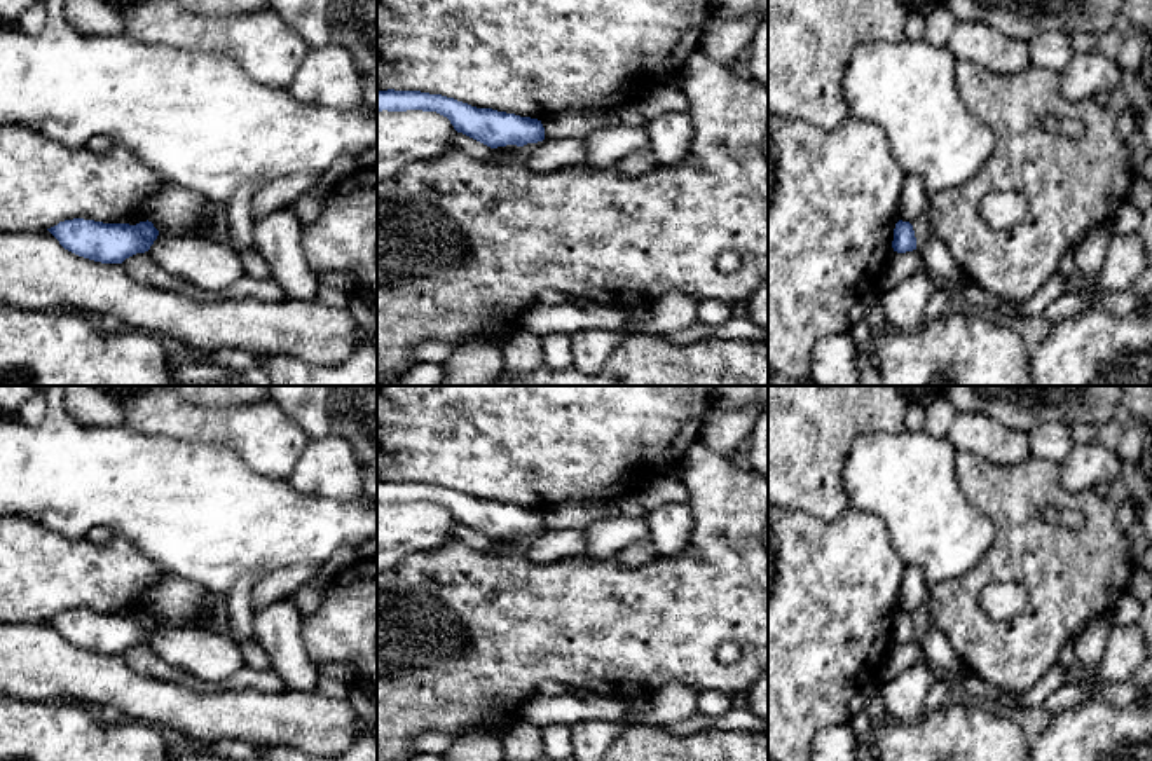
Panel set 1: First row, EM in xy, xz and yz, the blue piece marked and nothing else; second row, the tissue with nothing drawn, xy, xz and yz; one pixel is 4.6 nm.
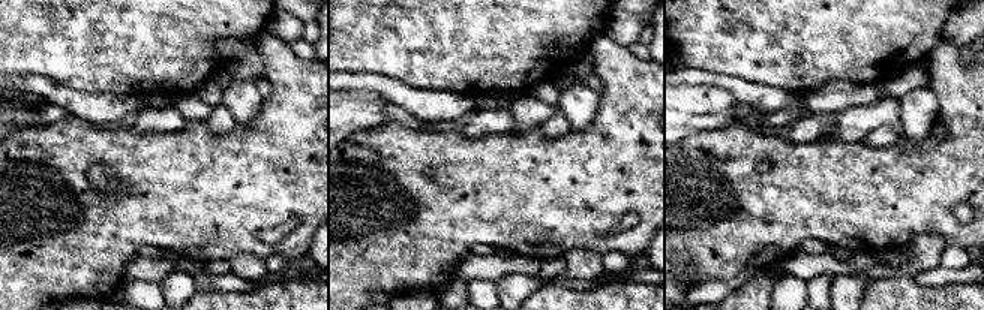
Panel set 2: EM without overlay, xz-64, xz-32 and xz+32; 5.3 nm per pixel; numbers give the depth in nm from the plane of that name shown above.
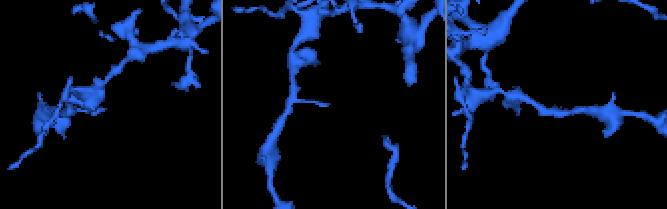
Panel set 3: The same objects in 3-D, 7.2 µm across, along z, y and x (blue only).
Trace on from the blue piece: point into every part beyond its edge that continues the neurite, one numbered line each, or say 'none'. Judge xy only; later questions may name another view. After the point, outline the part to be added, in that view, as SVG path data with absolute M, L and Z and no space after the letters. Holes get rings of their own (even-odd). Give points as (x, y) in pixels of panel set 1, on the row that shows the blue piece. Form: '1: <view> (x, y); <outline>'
none

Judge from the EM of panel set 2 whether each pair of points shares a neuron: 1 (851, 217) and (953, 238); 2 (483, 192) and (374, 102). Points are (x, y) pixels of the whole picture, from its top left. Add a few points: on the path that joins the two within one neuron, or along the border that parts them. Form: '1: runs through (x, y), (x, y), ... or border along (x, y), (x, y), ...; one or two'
1: runs through (876, 217), (927, 217); one
2: border along (386, 122), (356, 131), (351, 135); two

